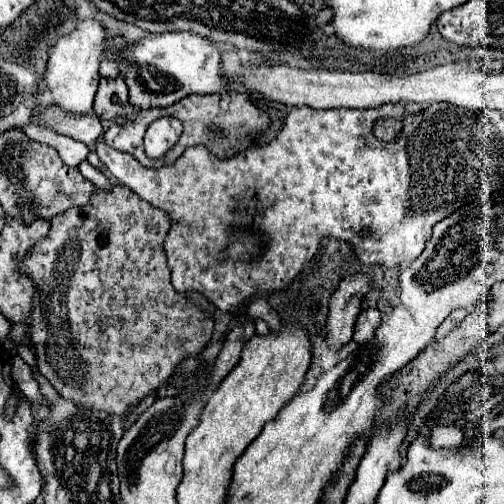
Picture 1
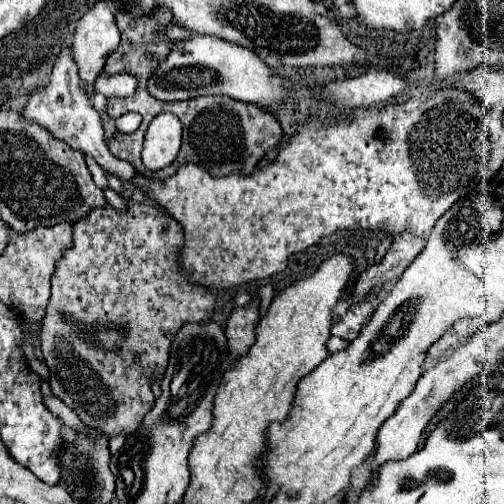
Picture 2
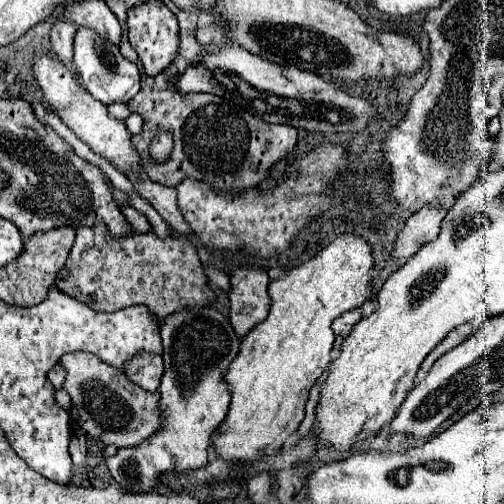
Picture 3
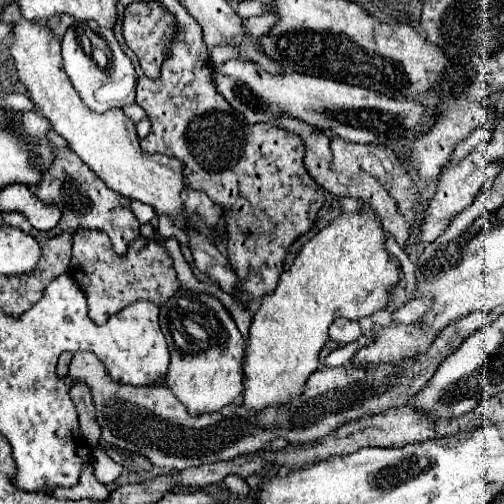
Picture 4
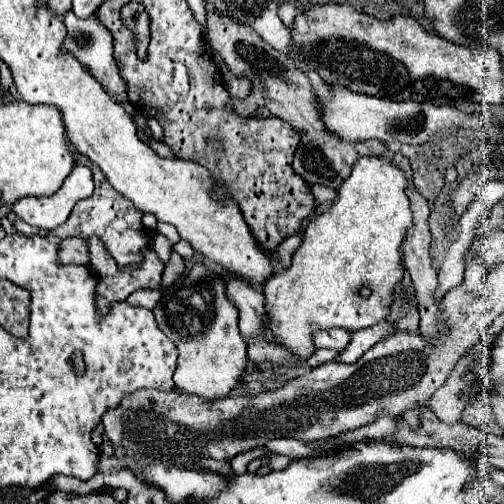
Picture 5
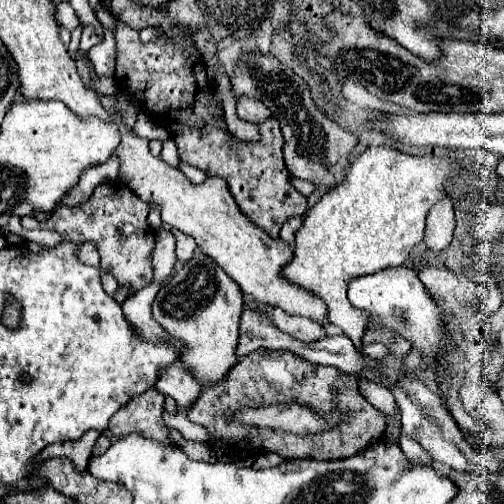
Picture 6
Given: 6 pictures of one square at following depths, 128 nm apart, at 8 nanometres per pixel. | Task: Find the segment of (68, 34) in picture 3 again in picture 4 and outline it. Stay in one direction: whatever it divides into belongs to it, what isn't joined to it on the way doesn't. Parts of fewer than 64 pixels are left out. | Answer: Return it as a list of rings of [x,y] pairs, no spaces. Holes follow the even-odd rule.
[[[62,14],[62,16],[54,16],[54,18],[50,18],[50,20],[48,20],[48,28],[54,32],[54,36],[56,36],[58,40],[62,40],[62,36],[64,36],[66,28],[70,28],[70,26],[72,26],[72,22],[74,22],[74,18],[72,18],[72,16]]]

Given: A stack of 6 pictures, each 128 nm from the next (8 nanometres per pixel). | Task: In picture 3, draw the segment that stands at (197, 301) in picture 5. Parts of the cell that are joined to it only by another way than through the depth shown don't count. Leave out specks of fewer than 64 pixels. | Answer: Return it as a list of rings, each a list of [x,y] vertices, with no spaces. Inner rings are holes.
[[[204,306],[204,308],[186,308],[182,312],[176,312],[168,316],[166,322],[162,324],[160,336],[162,336],[162,348],[164,348],[162,358],[164,358],[164,368],[166,368],[160,388],[158,388],[162,424],[156,430],[156,434],[144,440],[144,444],[138,444],[132,448],[118,448],[116,456],[104,458],[104,464],[108,472],[112,474],[112,478],[126,492],[132,492],[132,494],[150,492],[154,486],[162,486],[162,476],[166,474],[178,476],[178,474],[204,468],[208,464],[206,448],[210,446],[210,436],[216,432],[216,428],[224,420],[228,412],[228,404],[230,404],[230,390],[224,382],[224,376],[226,376],[230,362],[238,354],[240,340],[234,328],[230,326],[230,322],[226,322],[226,318],[222,318],[218,310],[214,310],[212,306]]]

